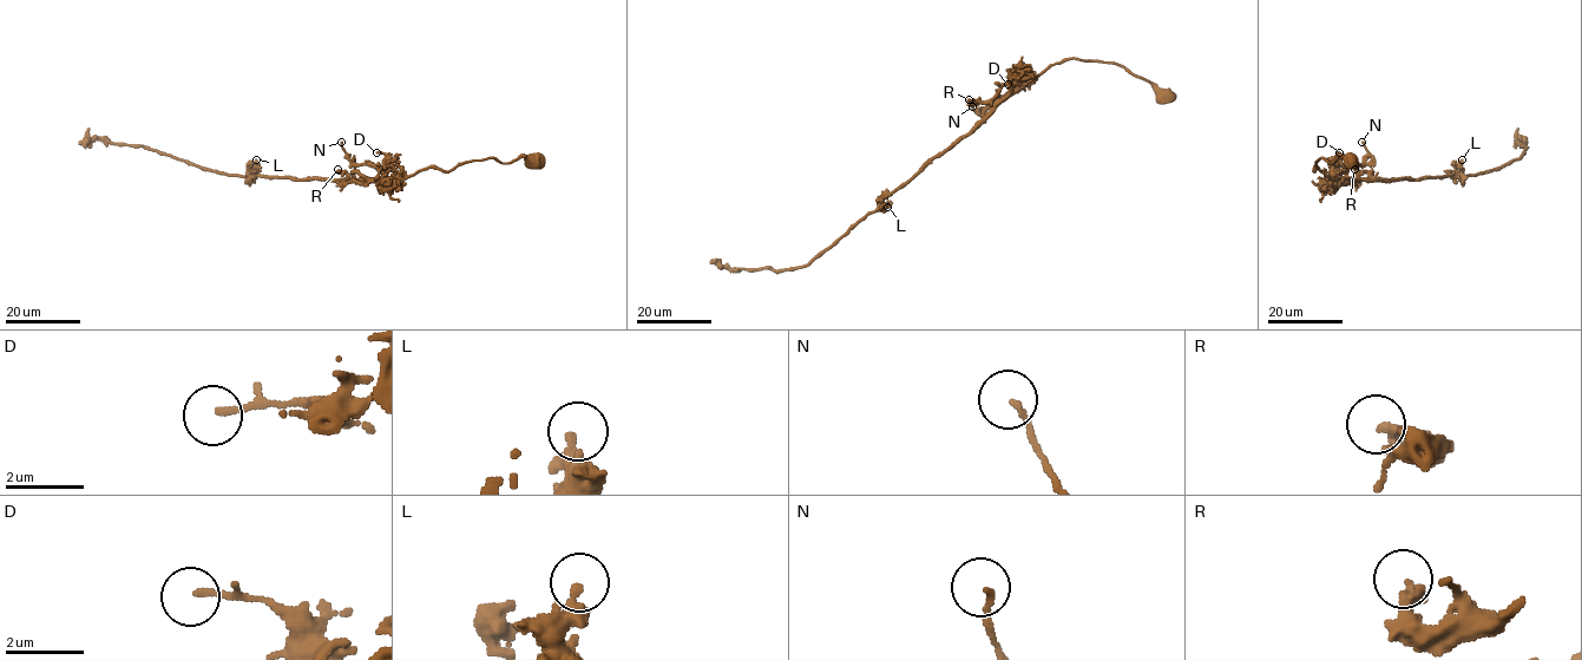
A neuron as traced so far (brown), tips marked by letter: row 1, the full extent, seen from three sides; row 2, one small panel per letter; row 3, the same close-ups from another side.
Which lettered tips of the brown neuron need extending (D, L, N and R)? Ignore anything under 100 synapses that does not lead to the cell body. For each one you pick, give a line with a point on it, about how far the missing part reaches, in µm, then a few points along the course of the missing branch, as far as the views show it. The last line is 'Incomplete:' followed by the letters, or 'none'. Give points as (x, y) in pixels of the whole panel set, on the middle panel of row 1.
Incomplete: none

